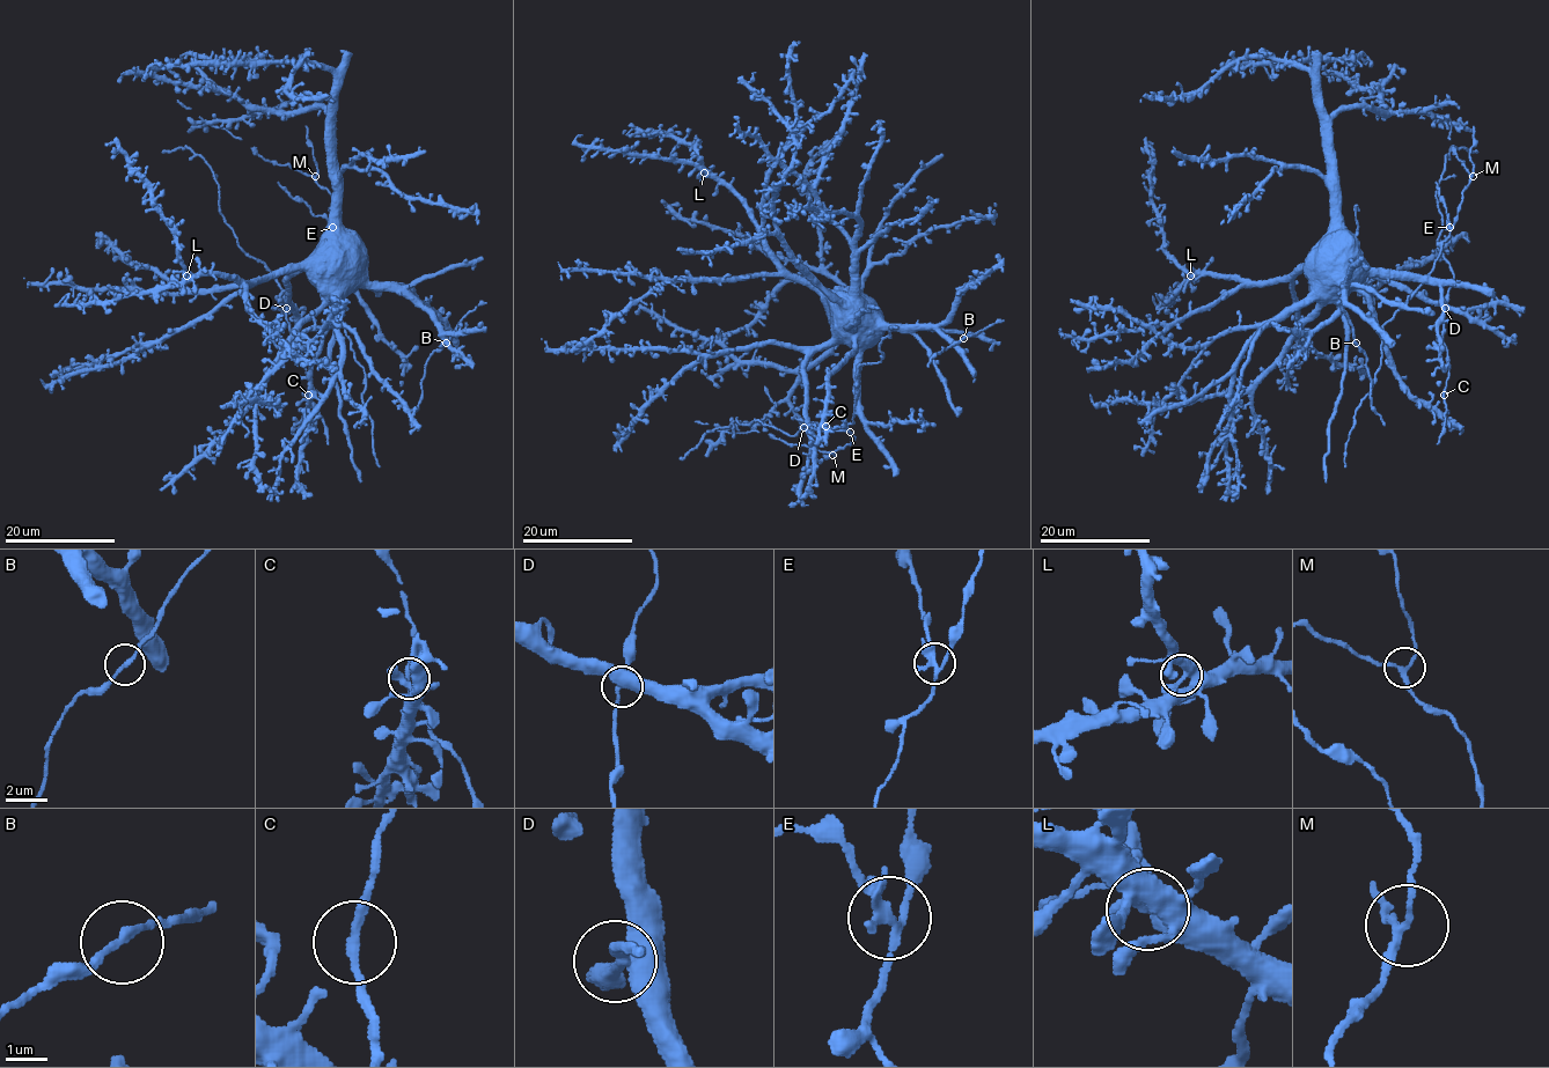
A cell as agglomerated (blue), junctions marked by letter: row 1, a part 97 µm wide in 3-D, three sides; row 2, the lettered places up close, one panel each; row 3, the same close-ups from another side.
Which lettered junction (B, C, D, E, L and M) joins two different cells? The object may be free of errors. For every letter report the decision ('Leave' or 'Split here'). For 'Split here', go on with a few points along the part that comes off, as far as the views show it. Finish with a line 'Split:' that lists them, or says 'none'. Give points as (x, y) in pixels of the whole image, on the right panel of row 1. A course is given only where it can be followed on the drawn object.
B: Leave
C: Leave
D: Leave
E: Split here. Course of the part to remove: (1451, 227), (1434, 182)
L: Leave
M: Leave
Split: E

